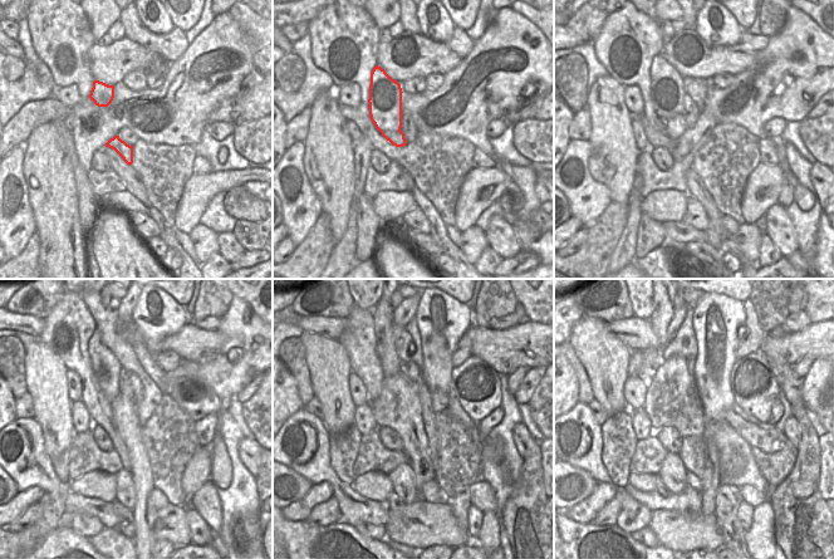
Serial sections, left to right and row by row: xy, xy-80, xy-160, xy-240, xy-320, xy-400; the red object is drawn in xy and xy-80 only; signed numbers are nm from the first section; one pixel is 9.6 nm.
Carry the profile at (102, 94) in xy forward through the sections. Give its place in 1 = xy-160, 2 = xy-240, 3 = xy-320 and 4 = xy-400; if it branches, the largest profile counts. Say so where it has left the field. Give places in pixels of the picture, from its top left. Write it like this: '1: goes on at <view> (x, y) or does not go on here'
1: goes on at xy-160 (667, 86)
2: goes on at xy-240 (106, 367)
3: goes on at xy-320 (382, 313)
4: goes on at xy-400 (663, 310)

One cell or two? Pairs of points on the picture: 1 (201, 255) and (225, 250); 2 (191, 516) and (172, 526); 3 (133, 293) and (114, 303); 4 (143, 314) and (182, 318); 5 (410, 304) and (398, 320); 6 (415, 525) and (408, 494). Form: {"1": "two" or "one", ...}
{"1": "two", "2": "two", "3": "two", "4": "one", "5": "one", "6": "two"}

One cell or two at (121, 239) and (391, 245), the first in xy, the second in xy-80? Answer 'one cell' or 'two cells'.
one cell

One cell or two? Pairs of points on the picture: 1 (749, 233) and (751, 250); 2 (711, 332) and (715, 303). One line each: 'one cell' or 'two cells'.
1: one cell
2: one cell

